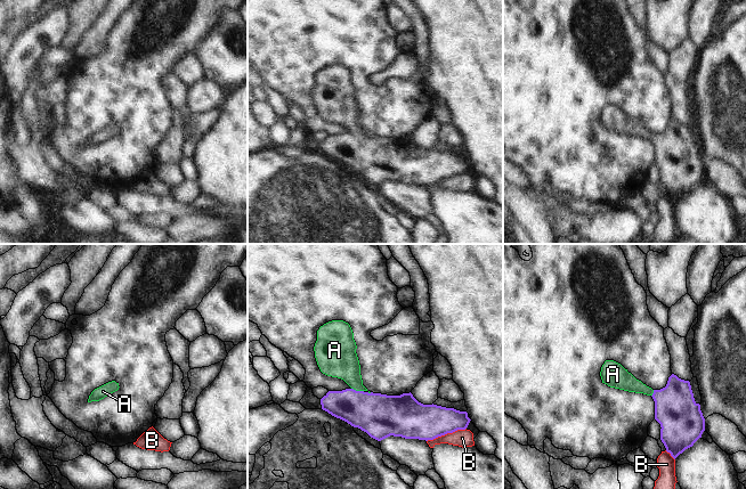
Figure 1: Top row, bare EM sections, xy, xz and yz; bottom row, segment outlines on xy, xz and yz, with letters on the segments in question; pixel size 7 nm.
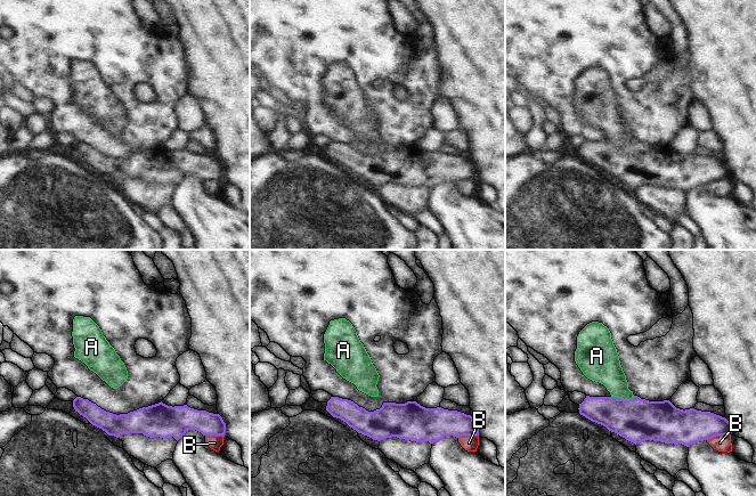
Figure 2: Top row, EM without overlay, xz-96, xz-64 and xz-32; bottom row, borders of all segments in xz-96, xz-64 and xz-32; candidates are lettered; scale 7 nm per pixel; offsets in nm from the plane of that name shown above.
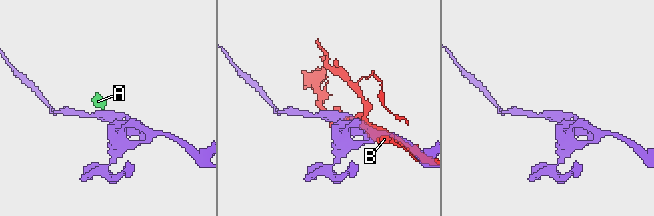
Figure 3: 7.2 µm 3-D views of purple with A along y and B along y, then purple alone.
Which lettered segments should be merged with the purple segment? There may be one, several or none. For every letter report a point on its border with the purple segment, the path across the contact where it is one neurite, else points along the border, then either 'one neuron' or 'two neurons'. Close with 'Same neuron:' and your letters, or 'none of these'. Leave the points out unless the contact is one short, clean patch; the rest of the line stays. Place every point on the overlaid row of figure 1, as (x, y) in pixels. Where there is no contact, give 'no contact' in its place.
A: xz (357, 391) | across xz (379, 415), (357, 391), (350, 372), (340, 360) | one neuron
B: xz (446, 433) | two neurons
Same neuron: A

